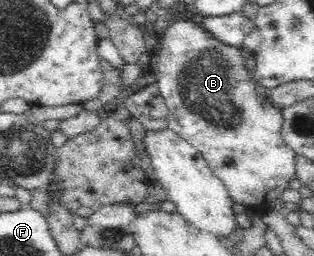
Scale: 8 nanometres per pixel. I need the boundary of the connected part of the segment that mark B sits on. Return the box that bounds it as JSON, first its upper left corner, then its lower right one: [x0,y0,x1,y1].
[154,16,297,209]

